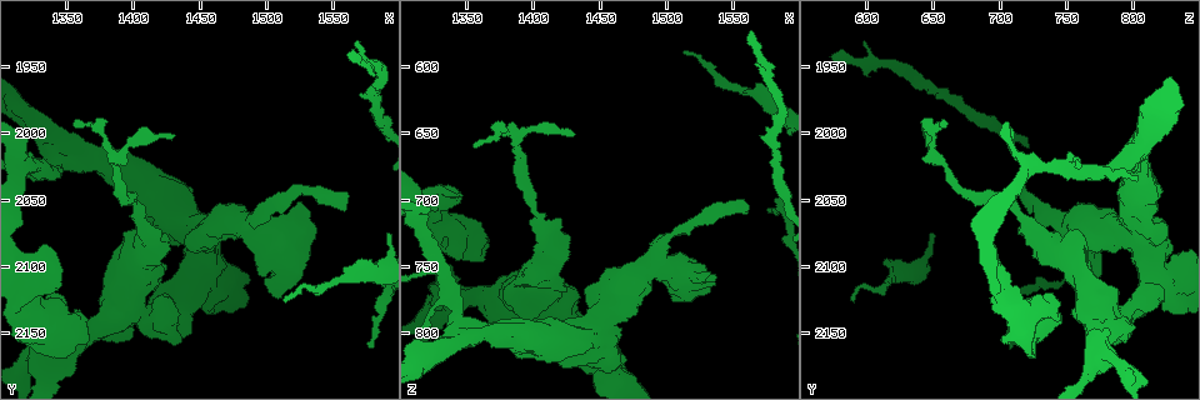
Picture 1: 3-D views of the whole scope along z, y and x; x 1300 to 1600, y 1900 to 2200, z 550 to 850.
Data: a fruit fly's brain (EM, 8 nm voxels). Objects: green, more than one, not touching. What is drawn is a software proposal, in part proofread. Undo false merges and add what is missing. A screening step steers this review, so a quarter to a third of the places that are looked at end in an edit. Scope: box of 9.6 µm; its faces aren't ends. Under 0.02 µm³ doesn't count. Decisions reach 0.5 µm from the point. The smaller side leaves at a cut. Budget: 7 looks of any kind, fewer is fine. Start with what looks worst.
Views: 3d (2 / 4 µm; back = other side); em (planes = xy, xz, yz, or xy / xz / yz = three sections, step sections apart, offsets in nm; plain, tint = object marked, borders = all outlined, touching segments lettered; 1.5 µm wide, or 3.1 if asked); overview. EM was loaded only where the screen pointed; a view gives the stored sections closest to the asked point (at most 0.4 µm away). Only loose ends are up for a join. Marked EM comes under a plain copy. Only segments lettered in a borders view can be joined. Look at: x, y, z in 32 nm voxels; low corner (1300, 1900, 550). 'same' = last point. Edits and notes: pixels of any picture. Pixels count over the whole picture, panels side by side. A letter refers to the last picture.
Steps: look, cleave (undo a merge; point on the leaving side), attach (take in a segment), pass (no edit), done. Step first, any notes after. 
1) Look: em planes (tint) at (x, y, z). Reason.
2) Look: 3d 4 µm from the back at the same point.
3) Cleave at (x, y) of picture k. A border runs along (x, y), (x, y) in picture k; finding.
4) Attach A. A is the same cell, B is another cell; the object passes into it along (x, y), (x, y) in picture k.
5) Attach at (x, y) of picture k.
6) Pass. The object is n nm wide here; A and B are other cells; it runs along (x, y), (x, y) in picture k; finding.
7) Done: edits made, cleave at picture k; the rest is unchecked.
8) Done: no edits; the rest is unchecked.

Look: em planes (borders) at (1562, 2052, 712). End of a long branch.

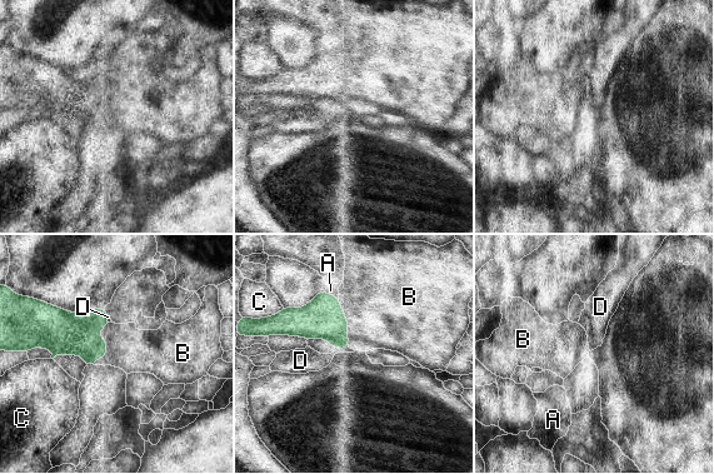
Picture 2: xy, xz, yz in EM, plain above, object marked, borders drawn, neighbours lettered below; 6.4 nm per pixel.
Attach B. B is the same cell, A, C and D are other cells; the object passes into it along (73, 334), (105, 344), (133, 350) in picture 2; the neuron continues.

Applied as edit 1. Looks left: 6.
Look: overview.

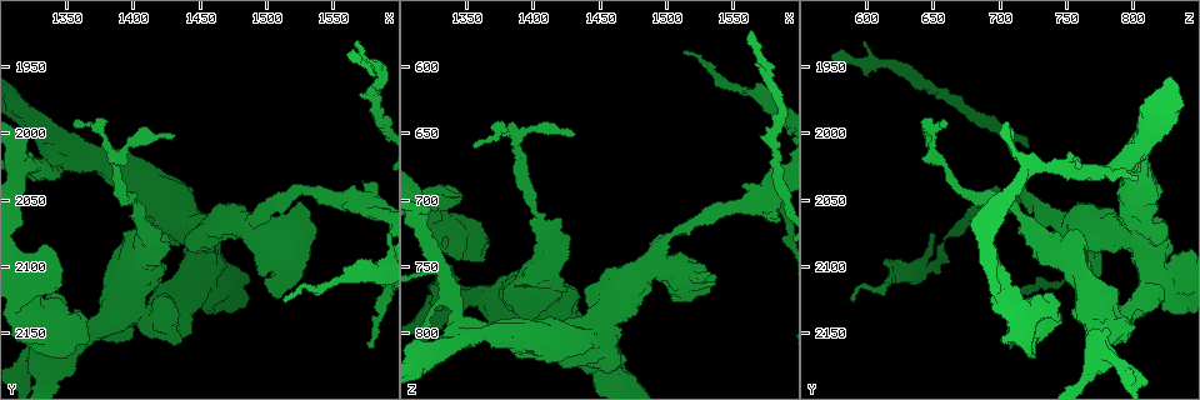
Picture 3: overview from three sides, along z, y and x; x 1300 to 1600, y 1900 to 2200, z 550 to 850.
Look: em xy step 4 (borders) at (1512, 2126, 590). Thin end.

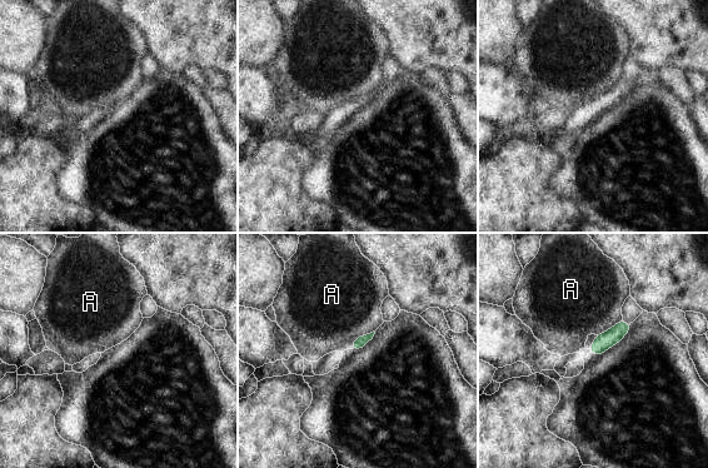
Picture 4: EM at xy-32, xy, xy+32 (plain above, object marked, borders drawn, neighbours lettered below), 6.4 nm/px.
Pass. A is another cell; a border runs along (374, 330), (359, 335), (350, 348) in picture 4; none of them fits.

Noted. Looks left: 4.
Done: edits made, attach at picture 2; the rest is unchecked.

